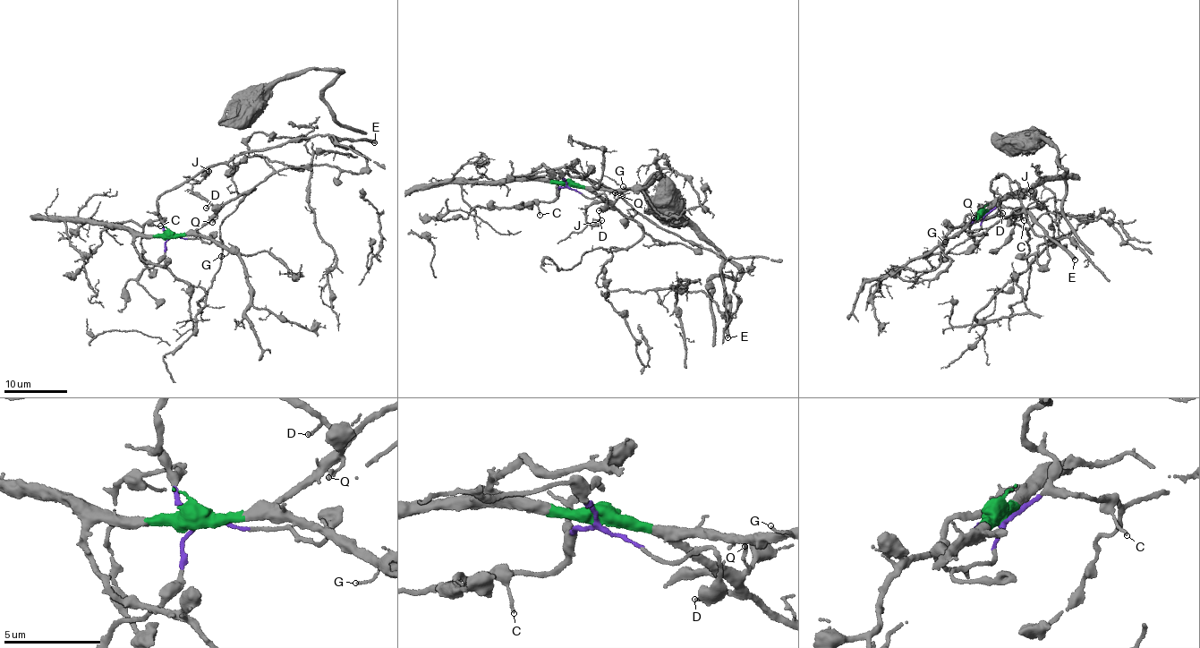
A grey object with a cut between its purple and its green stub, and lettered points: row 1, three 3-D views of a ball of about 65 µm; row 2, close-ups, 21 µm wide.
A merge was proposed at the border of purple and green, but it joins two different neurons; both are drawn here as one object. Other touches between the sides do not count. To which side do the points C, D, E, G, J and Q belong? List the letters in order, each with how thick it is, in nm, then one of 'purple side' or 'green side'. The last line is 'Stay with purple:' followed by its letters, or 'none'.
C: 110 nm thick; purple side
D: 120 nm thick; green side
E: 420 nm thick; purple side
G: 100 nm thick; green side
J: 550 nm thick; green side
Q: 140 nm thick; green side
Stay with purple: C, E

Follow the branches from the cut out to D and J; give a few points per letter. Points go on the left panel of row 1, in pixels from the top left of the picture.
D: (170, 237), (189, 235), (215, 213), (213, 205), (205, 208)
J: (170, 237), (189, 235), (215, 213), (213, 205), (198, 197), (192, 191), (192, 184), (208, 170)

